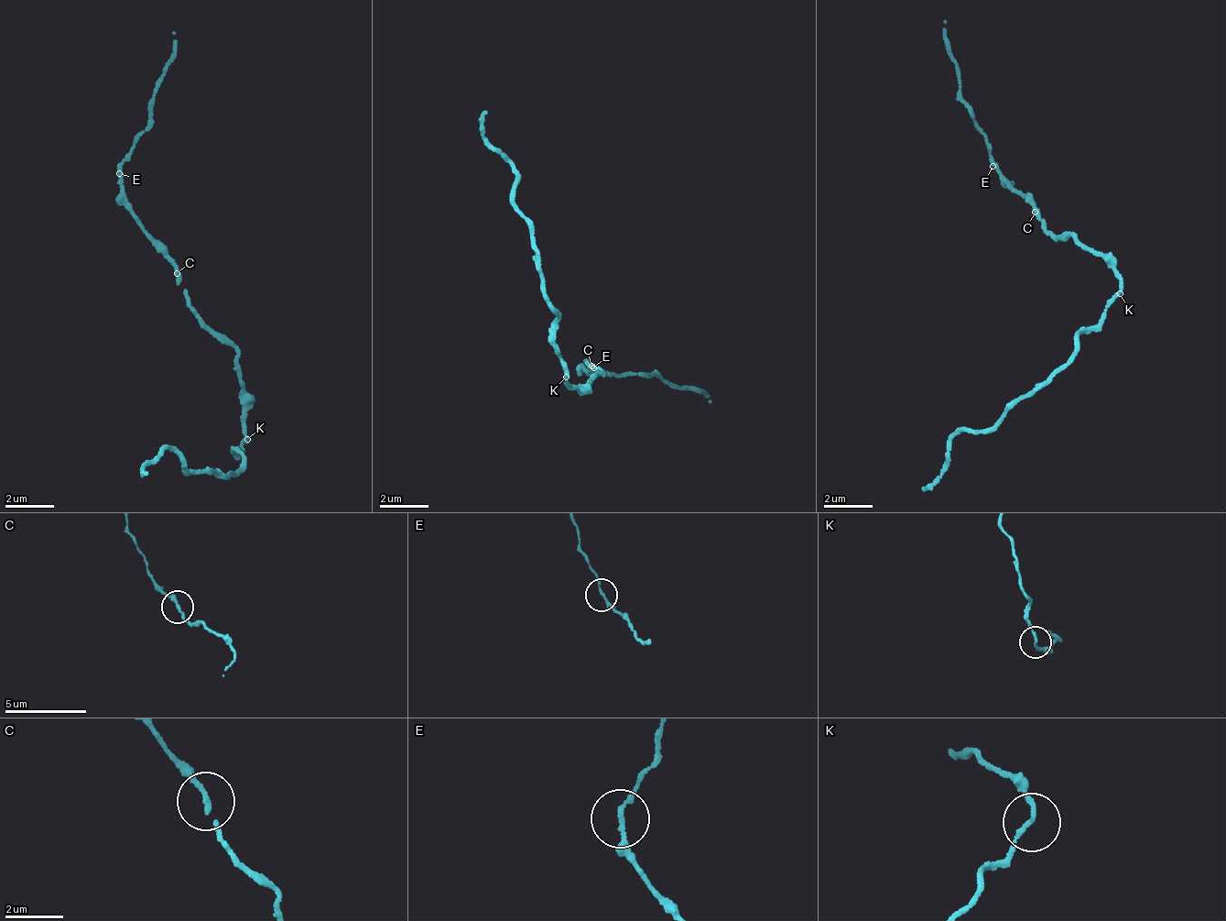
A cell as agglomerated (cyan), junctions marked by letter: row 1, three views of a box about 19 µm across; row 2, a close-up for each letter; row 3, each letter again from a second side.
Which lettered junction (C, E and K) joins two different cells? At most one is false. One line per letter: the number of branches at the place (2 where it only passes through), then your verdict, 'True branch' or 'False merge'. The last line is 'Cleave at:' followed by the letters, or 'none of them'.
C: Branches: 2. True branch
E: Branches: 2. True branch
K: Branches: 2. False merge
Cleave at: K

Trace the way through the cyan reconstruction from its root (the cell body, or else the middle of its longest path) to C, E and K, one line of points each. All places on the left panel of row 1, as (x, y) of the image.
C: (237, 367), (232, 345), (198, 314), (195, 306), (187, 299), (187, 289), (179, 281), (177, 273)
E: (237, 367), (232, 345), (187, 299), (168, 251), (135, 215), (119, 173)
K: (237, 367), (242, 383), (238, 392), (245, 422), (245, 437)

